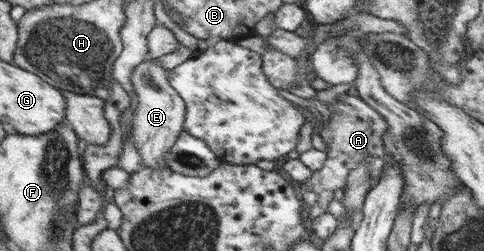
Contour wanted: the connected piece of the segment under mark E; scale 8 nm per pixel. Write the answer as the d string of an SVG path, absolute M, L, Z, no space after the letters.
M156 60L143 61L132 74L132 85L139 101L133 116L133 141L143 159L143 166L151 169L167 168L167 153L175 145L184 129L186 105L183 98L170 87L168 71L157 65Z

